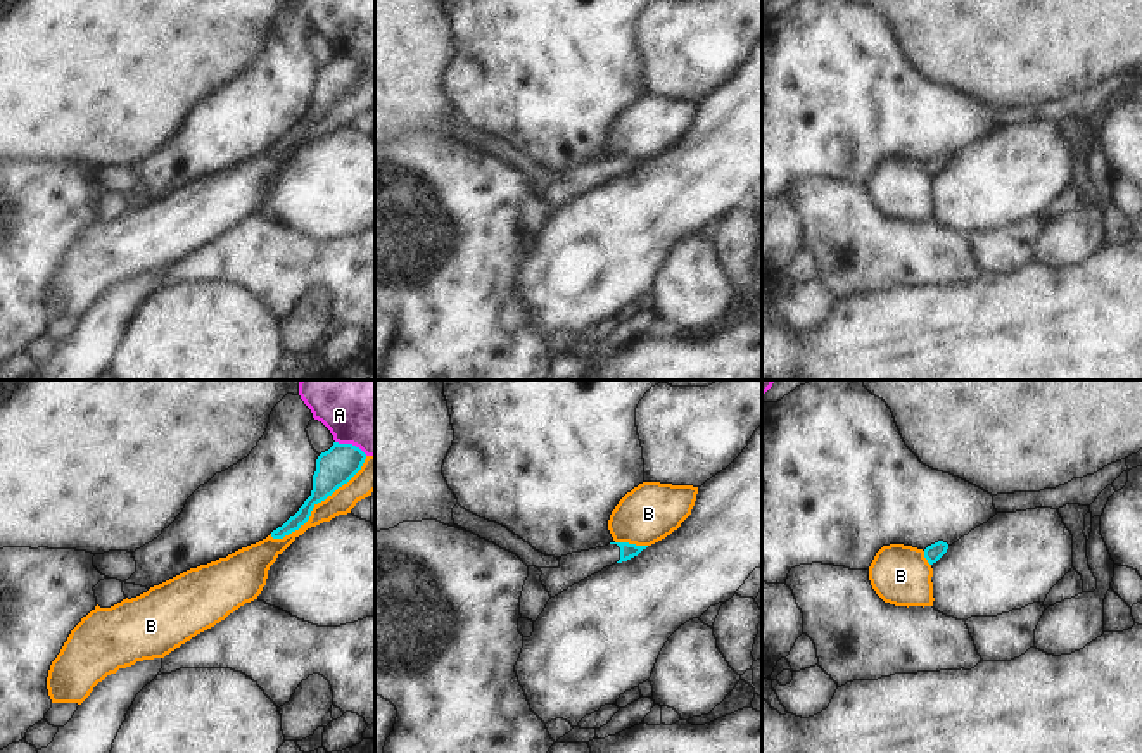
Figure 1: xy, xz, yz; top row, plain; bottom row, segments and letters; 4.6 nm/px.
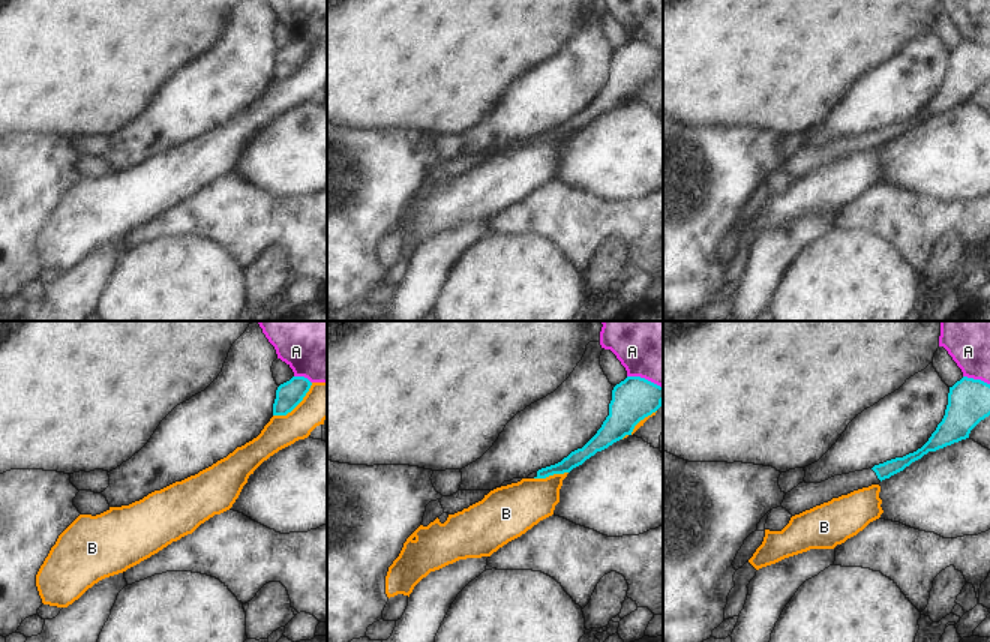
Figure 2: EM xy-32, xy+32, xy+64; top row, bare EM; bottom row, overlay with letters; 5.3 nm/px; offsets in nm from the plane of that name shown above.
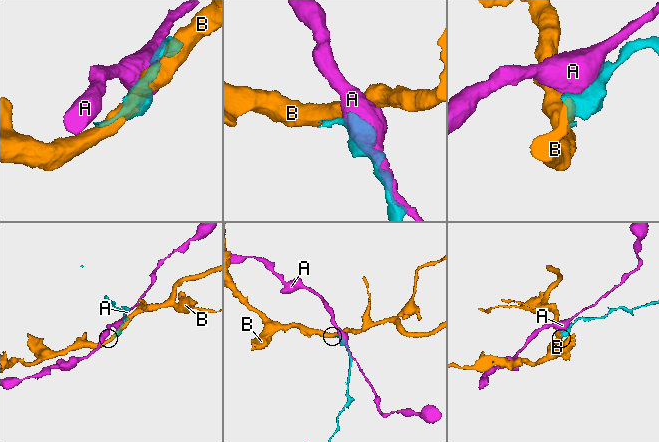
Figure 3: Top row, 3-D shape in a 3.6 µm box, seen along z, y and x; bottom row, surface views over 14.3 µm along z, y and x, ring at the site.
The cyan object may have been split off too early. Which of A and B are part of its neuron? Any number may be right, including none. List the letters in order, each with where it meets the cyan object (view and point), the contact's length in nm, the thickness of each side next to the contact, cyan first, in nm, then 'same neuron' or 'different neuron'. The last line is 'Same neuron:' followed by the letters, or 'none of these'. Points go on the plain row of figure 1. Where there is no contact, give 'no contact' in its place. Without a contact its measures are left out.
A: contact xy (351, 57); length 170 nm; calibres 180 and 300 nm; different neuron
B: contact xy (318, 114); length 600 nm; calibres 180 and 120 nm; different neuron
Same neuron: none of these

